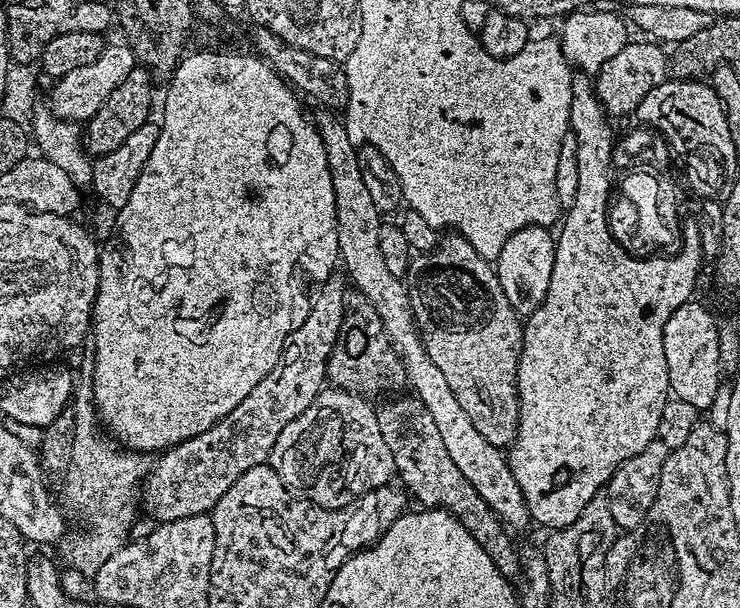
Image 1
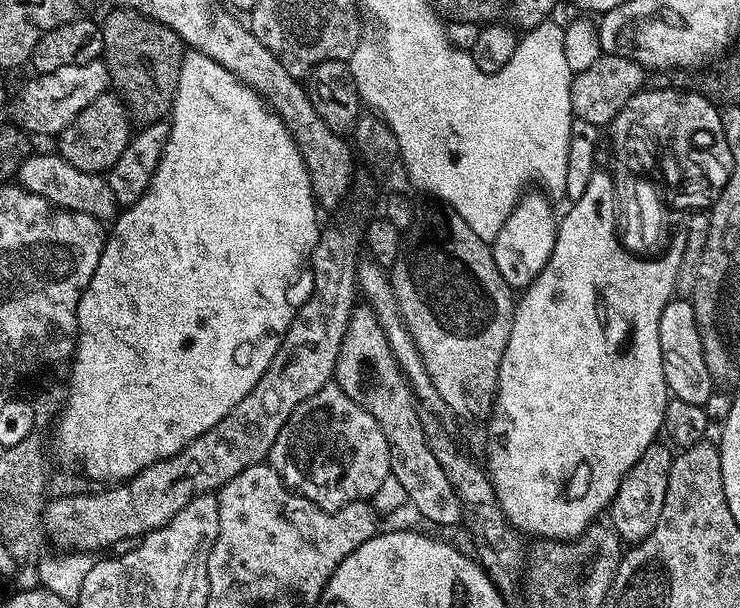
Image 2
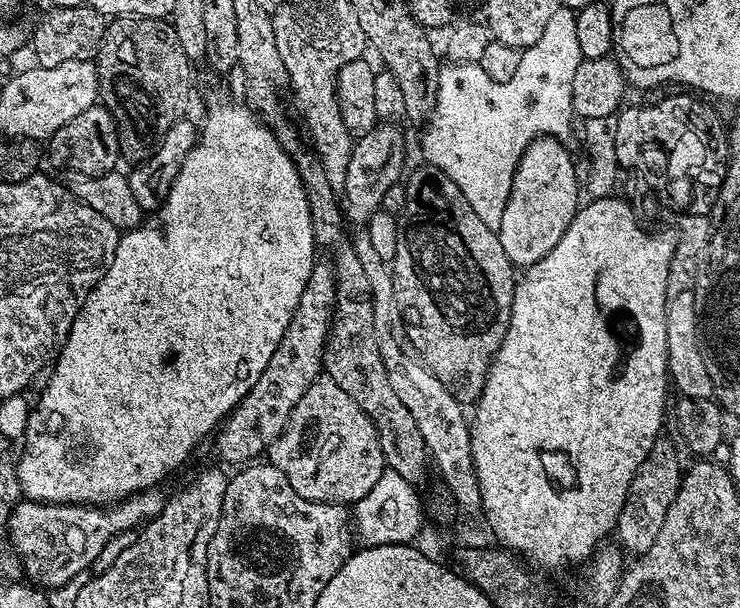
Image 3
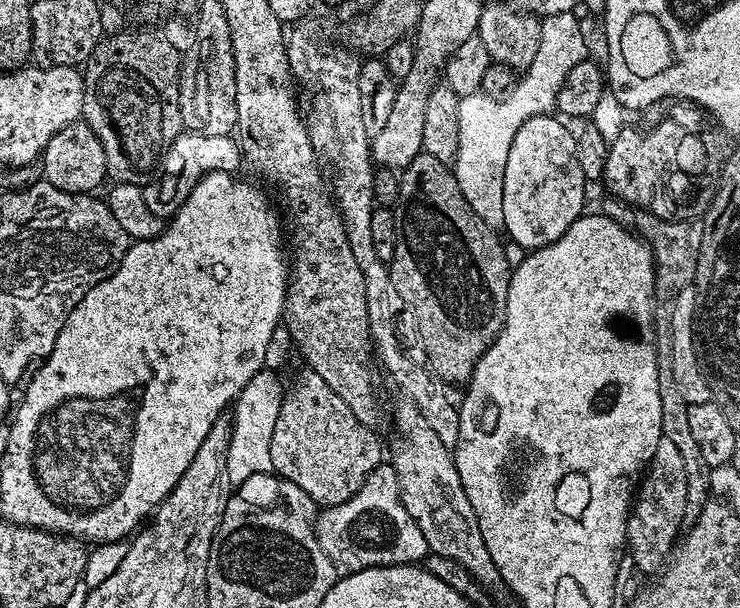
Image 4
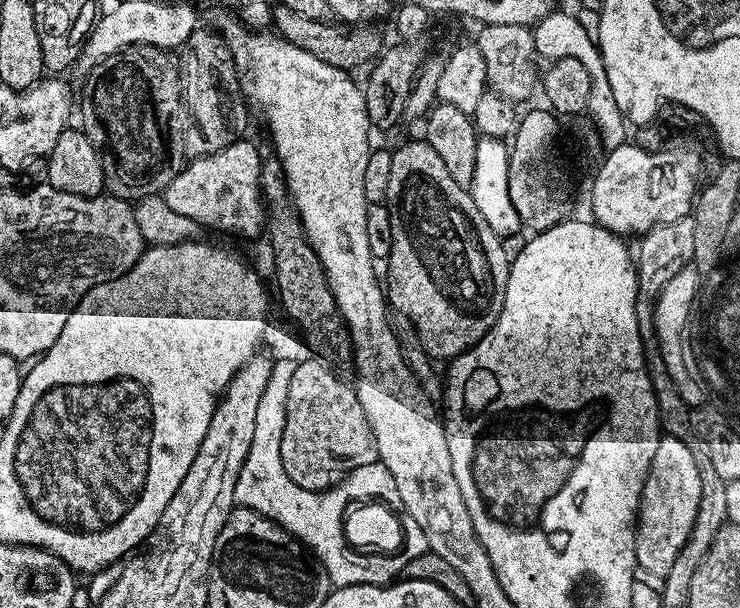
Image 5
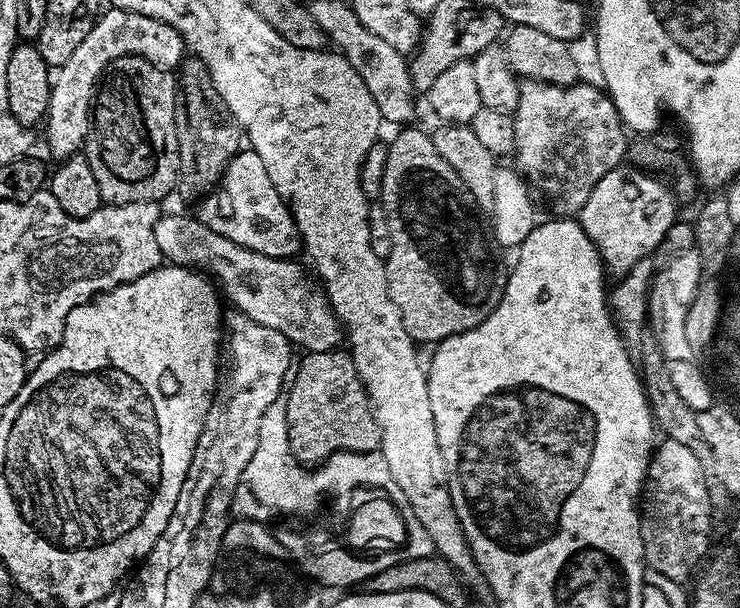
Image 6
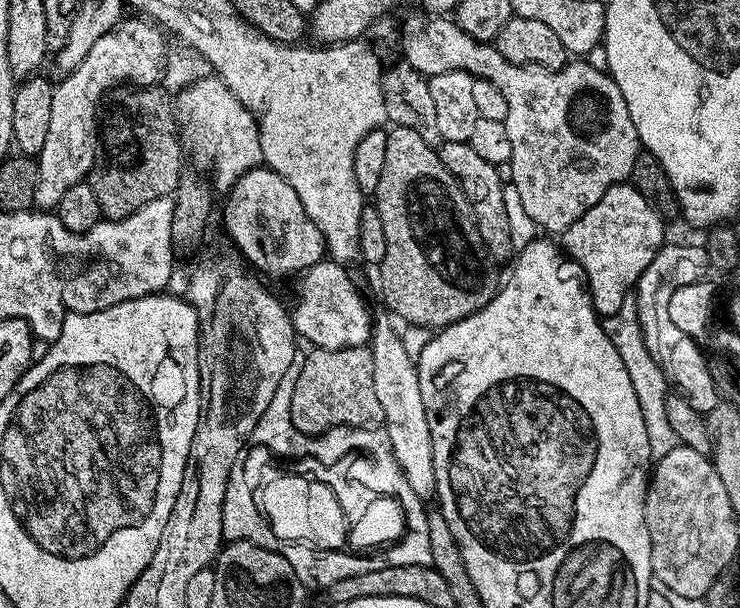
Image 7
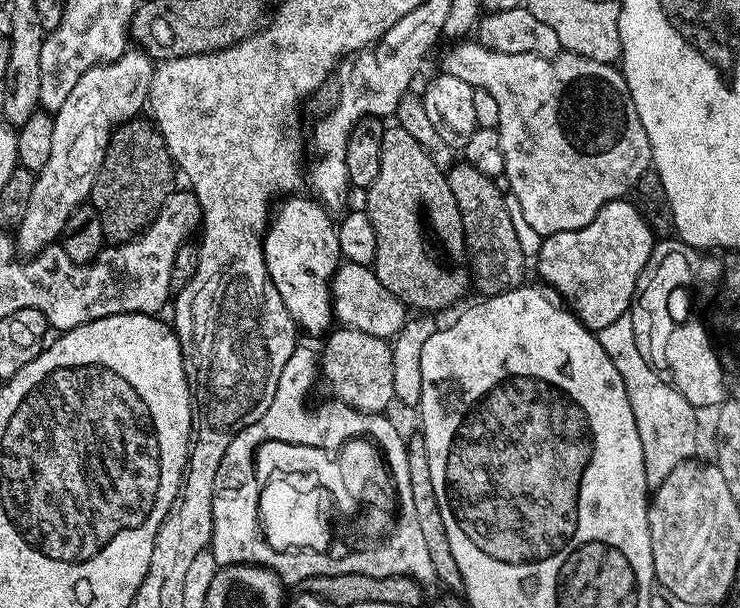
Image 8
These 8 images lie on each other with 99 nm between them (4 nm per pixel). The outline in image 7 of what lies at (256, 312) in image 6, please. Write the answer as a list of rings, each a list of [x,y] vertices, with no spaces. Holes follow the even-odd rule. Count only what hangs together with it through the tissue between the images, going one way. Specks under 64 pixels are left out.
[[[325,258],[308,268],[299,277],[300,282],[296,302],[290,310],[292,327],[303,341],[306,339],[310,342],[311,347],[328,350],[358,348],[365,347],[372,339],[374,316],[371,316],[363,296],[354,286],[351,276],[345,268],[347,267],[343,263],[331,258]]]

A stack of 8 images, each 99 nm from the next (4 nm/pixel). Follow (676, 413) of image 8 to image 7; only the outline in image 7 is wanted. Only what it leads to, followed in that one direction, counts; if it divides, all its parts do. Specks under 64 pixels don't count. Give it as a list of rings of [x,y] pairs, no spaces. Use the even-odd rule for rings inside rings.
[[[629,293],[622,305],[612,315],[603,317],[601,321],[603,332],[614,348],[621,355],[622,362],[625,363],[626,372],[633,383],[634,392],[638,397],[639,406],[642,409],[643,421],[646,425],[646,434],[650,443],[650,450],[653,459],[660,459],[679,447],[679,441],[674,434],[666,414],[666,397],[668,395],[669,383],[665,378],[664,371],[654,362],[646,348],[644,335],[641,332],[640,319],[638,318],[637,300],[635,293]]]

